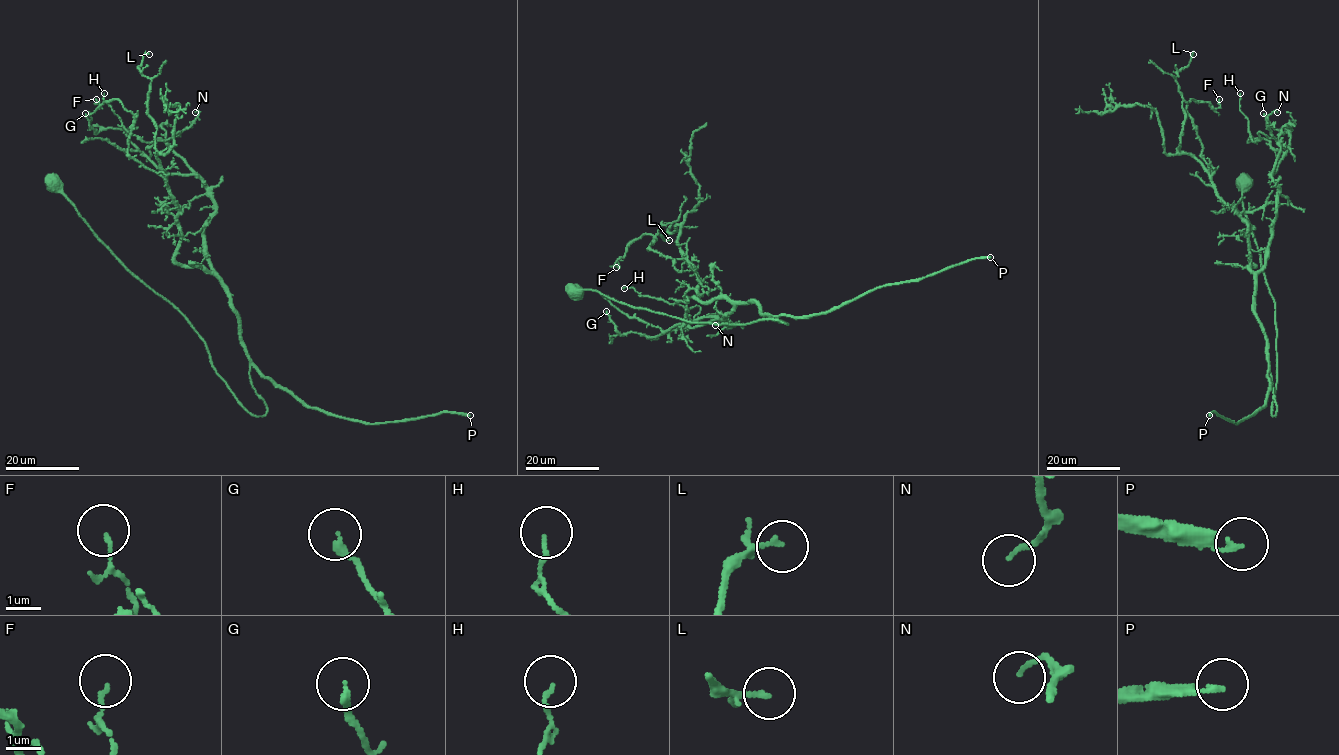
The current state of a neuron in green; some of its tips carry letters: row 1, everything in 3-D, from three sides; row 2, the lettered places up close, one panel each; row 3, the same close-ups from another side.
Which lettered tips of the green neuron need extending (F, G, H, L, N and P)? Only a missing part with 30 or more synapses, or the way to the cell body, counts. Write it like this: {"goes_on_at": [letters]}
{"goes_on_at": ["P"]}

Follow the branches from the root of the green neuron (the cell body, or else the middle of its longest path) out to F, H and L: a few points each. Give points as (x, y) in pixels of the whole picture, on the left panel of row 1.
F: (53, 182), (263, 416), (228, 289), (175, 260), (178, 206), (128, 153), (134, 116), (96, 99)
H: (53, 182), (263, 416), (207, 253), (213, 196), (167, 142), (179, 132), (140, 140), (104, 93)
L: (53, 182), (263, 416), (228, 289), (175, 260), (178, 206), (138, 68), (149, 54)

